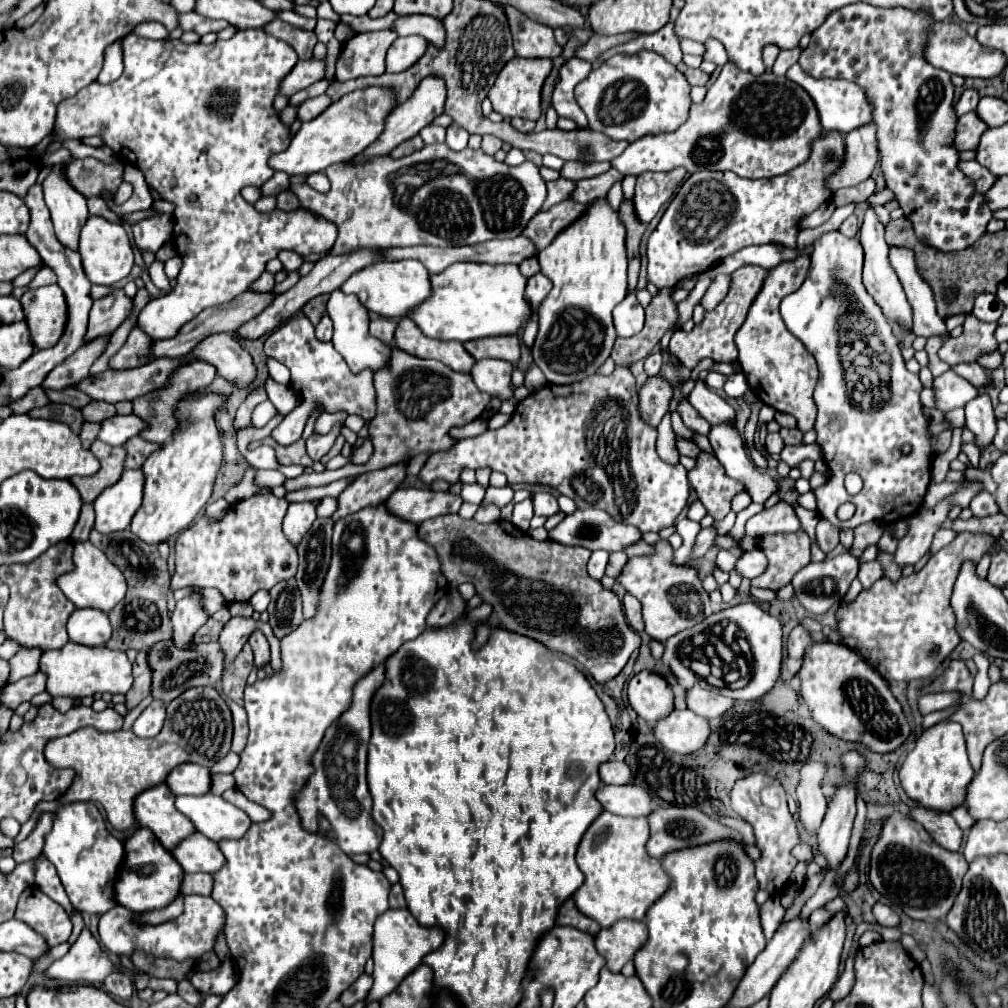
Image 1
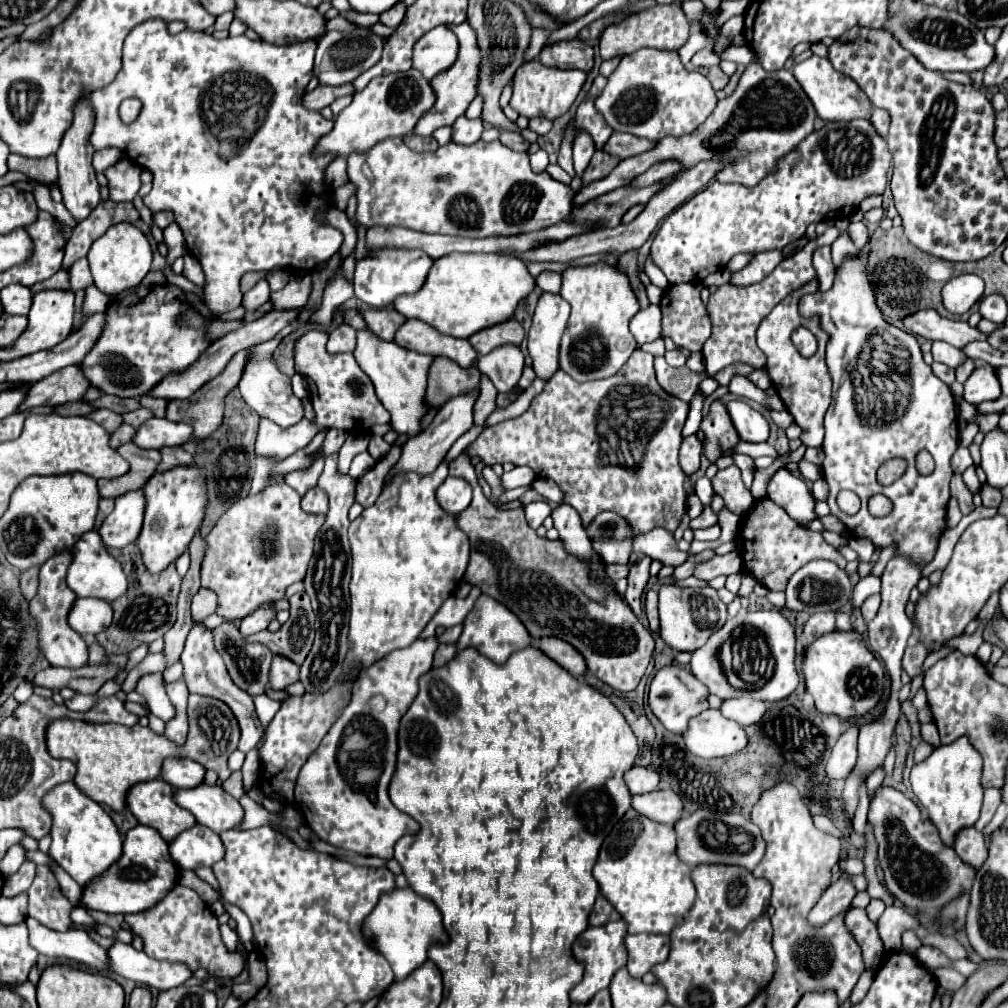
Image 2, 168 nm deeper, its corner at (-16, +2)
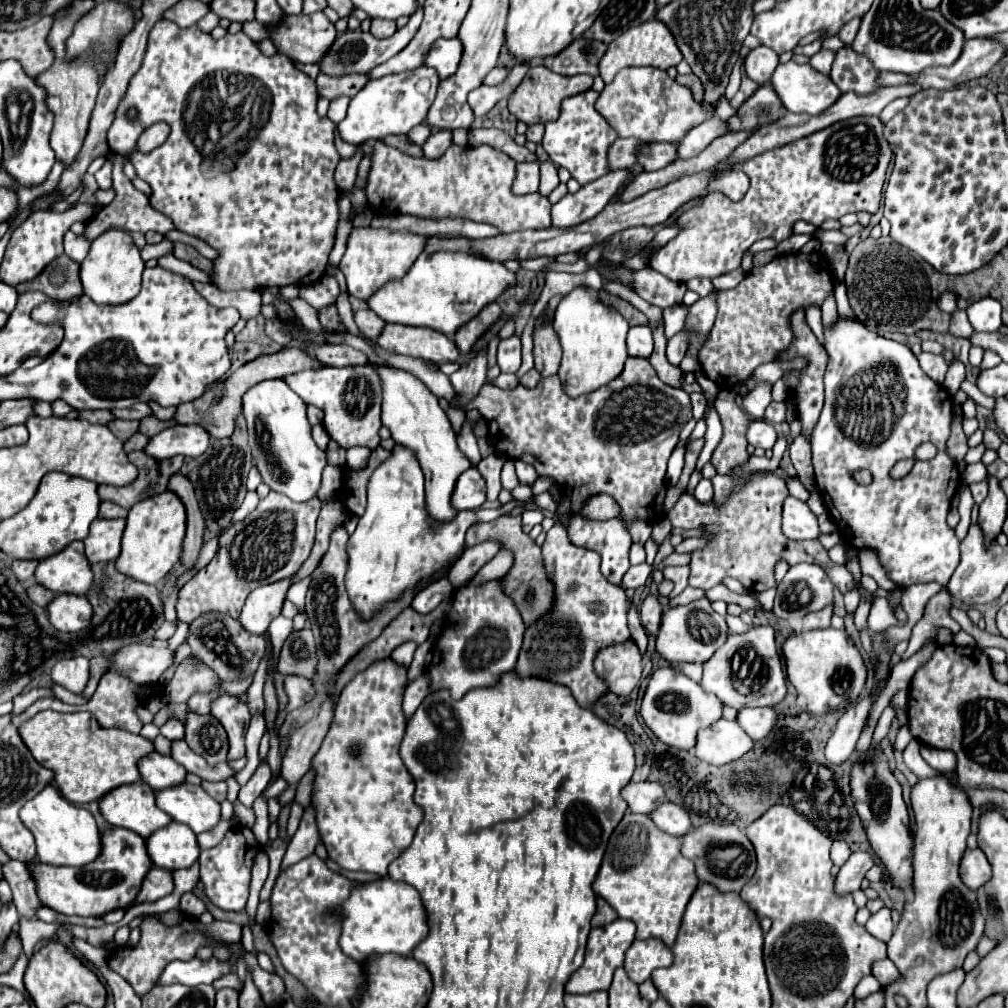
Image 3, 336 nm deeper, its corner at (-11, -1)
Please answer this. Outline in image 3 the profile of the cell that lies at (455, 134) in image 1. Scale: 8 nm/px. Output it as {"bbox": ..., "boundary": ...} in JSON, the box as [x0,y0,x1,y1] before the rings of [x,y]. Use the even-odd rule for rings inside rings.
{"bbox":[423,130,451,160],"boundary":[[[439,130],[439,132],[431,134],[431,138],[427,138],[427,142],[423,144],[423,156],[429,160],[439,158],[449,146],[451,146],[451,132]]]}

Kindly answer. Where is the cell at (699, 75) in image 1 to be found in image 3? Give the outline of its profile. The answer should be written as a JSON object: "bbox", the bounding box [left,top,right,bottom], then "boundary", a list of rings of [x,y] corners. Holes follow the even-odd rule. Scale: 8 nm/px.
{"bbox":[677,74,703,102],"boundary":[[[695,74],[677,76],[677,82],[679,82],[679,84],[683,84],[683,86],[687,86],[689,90],[693,90],[693,92],[695,92],[695,100],[697,100],[697,102],[703,98],[703,86],[701,86],[699,78],[695,78]]]}

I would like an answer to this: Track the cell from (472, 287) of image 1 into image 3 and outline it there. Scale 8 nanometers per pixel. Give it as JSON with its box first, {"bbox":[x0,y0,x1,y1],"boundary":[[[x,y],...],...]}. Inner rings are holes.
{"bbox":[367,252,515,336],"boundary":[[[423,252],[403,278],[381,286],[367,300],[367,306],[385,322],[427,326],[451,336],[459,326],[477,316],[483,306],[497,300],[497,296],[501,296],[501,292],[513,282],[515,274],[509,272],[501,262],[475,258],[465,252]]]}

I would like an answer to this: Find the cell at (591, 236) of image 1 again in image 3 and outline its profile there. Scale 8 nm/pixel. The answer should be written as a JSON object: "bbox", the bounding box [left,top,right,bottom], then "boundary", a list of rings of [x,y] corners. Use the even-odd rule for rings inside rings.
{"bbox":[553,288,629,398],"boundary":[[[591,288],[571,290],[555,310],[553,328],[559,336],[559,344],[563,350],[559,380],[567,396],[577,398],[589,394],[621,374],[627,358],[625,338],[629,324],[619,312],[599,302],[595,290]]]}

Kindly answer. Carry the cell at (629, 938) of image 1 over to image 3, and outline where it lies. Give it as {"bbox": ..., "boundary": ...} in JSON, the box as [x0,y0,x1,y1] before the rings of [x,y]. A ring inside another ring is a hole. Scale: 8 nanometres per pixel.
{"bbox":[625,938,673,984],"boundary":[[[659,938],[635,940],[631,948],[625,952],[625,972],[635,984],[643,984],[651,978],[655,968],[671,966],[673,952]]]}

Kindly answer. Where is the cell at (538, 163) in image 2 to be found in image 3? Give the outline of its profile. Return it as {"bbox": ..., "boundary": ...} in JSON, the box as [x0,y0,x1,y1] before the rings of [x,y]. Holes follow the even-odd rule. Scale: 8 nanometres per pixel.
{"bbox":[515,162,539,194],"boundary":[[[523,162],[517,164],[517,176],[515,176],[515,194],[531,194],[539,188],[539,162]]]}

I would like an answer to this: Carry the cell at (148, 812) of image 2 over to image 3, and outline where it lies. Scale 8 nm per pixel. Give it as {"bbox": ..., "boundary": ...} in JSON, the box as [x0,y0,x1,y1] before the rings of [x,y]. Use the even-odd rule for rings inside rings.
{"bbox":[99,782,171,838],"boundary":[[[143,782],[123,784],[107,792],[99,800],[99,812],[111,826],[133,830],[143,838],[171,822],[171,818],[155,806],[155,792]]]}

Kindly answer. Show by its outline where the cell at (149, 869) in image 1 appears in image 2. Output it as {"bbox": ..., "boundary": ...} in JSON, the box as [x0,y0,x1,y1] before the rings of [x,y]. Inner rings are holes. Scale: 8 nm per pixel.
{"bbox":[82,825,180,913],"boundary":[[[136,825],[124,837],[122,857],[104,875],[100,875],[100,879],[84,889],[82,905],[104,913],[140,913],[164,899],[166,891],[178,883],[178,875],[180,873],[170,857],[168,843],[160,837],[160,833],[148,825]]]}

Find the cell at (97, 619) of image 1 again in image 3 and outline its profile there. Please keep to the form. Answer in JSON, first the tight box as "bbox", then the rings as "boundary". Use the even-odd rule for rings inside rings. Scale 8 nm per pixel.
{"bbox":[47,594,93,632],"boundary":[[[57,594],[47,604],[49,622],[61,632],[79,632],[89,626],[93,610],[87,598],[73,594]]]}

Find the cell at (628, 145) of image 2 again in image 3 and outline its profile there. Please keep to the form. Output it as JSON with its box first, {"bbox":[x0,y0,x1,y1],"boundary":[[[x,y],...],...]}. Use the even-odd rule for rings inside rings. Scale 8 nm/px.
{"bbox":[637,142,677,170],"boundary":[[[655,142],[641,148],[637,162],[645,170],[661,170],[663,166],[677,160],[677,144],[675,142]]]}

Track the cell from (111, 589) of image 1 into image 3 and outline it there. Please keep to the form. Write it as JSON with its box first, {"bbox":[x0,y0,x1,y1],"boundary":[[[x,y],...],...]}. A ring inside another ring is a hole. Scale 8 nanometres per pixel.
{"bbox":[35,542,93,594],"boundary":[[[71,542],[59,554],[41,560],[35,582],[57,594],[85,594],[93,584],[93,572],[83,554],[83,542]]]}

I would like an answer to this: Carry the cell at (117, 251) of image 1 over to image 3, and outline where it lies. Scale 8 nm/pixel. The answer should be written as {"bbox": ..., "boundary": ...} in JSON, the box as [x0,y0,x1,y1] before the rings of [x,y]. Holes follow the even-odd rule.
{"bbox":[81,230,145,304],"boundary":[[[107,230],[107,234],[93,240],[87,258],[81,264],[83,292],[97,304],[123,304],[133,300],[141,290],[141,274],[145,262],[139,256],[131,234],[127,230]]]}

